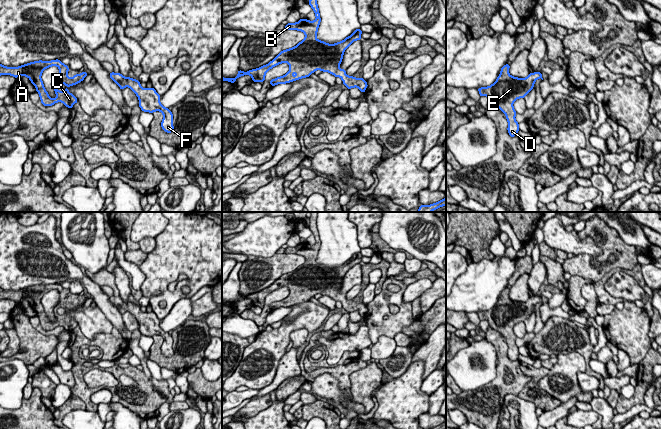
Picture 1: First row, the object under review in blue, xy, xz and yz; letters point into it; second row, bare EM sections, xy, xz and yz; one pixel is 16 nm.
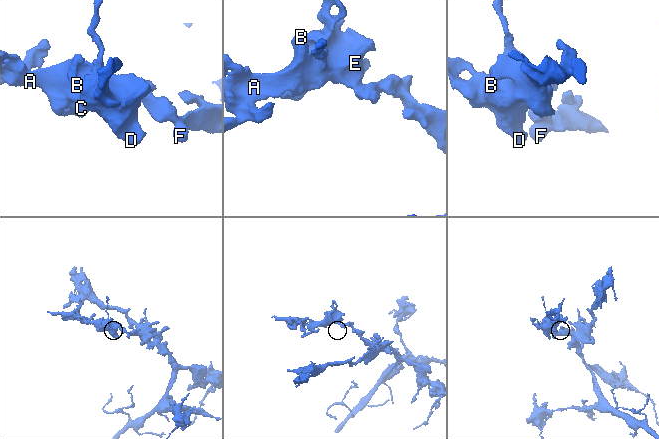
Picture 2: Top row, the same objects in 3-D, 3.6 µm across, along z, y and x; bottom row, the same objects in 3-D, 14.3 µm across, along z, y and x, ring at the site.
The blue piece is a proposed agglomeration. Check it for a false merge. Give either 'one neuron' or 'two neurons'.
one neuron

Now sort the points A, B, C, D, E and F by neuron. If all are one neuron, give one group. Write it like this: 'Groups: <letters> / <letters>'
Groups: A B C D E F

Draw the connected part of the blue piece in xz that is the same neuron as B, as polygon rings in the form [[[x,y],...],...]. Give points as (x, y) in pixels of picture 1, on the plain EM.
[[[311,212],[309,218],[309,229],[315,236],[316,243],[310,245],[307,243],[300,243],[296,247],[288,247],[285,254],[302,255],[305,258],[303,265],[299,266],[296,270],[281,275],[272,285],[257,293],[244,296],[239,294],[238,299],[231,302],[222,301],[222,305],[228,305],[234,308],[237,302],[250,299],[253,306],[265,305],[266,297],[273,291],[287,287],[290,291],[289,295],[270,305],[271,310],[278,308],[286,308],[302,302],[310,301],[316,294],[328,296],[335,301],[340,301],[343,308],[348,312],[357,311],[362,317],[368,311],[367,306],[363,302],[355,302],[348,300],[346,294],[340,293],[339,290],[342,286],[345,274],[356,264],[360,264],[362,255],[356,253],[350,260],[346,261],[343,265],[335,268],[328,268],[316,262],[318,252],[321,246],[319,232],[317,228],[317,212]]]

